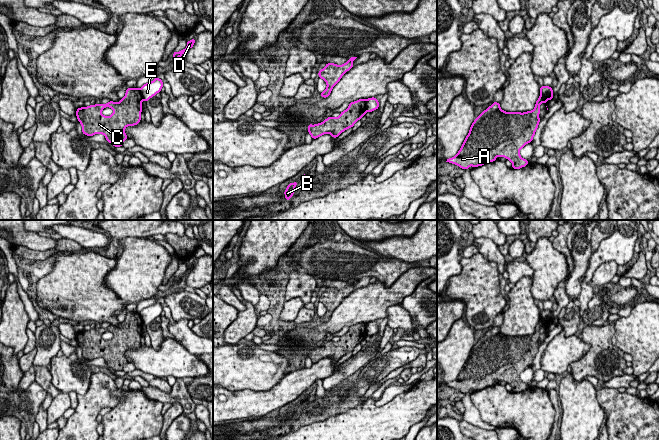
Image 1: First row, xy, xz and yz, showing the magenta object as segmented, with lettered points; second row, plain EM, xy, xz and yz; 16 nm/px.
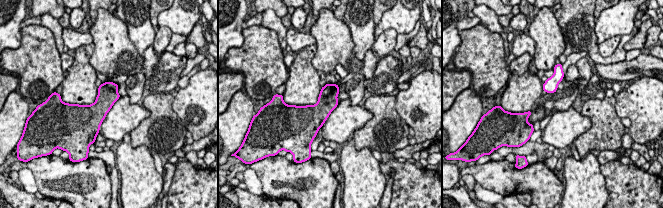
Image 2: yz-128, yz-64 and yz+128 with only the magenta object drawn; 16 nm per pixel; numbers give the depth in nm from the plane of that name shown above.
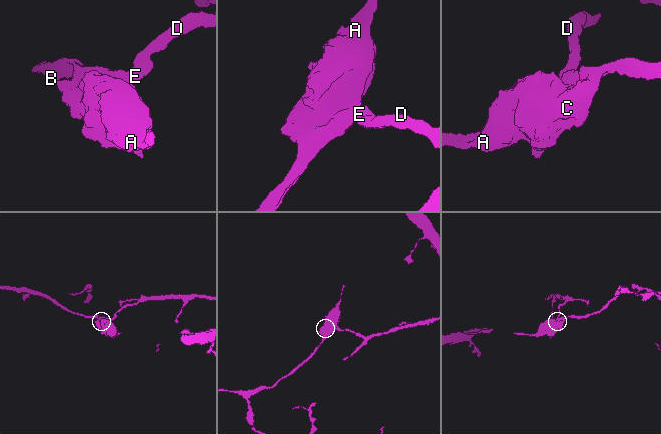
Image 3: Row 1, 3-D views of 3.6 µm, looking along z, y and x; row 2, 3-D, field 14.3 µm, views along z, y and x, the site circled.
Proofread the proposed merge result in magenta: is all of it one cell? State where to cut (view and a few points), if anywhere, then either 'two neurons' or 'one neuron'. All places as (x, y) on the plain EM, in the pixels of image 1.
cut xz (365, 323), (367, 335); two neurons

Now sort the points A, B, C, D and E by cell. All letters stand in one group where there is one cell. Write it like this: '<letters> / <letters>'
A B C / D E

